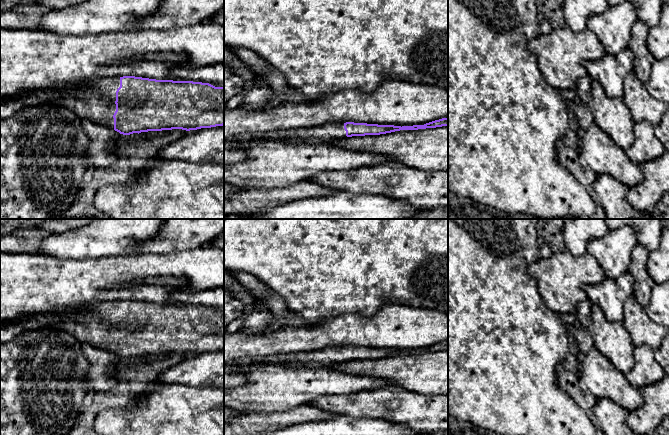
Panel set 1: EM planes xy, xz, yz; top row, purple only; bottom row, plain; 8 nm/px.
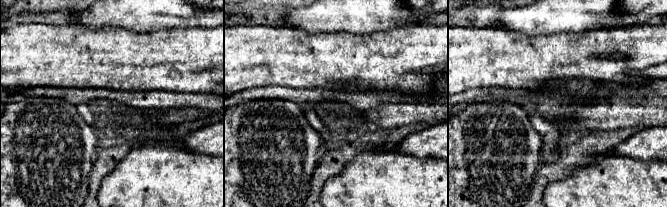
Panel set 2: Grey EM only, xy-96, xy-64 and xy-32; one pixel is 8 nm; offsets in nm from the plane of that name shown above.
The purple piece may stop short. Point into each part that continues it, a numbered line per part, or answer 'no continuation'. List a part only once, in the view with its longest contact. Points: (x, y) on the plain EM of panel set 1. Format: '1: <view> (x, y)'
1: xy (95, 324)

